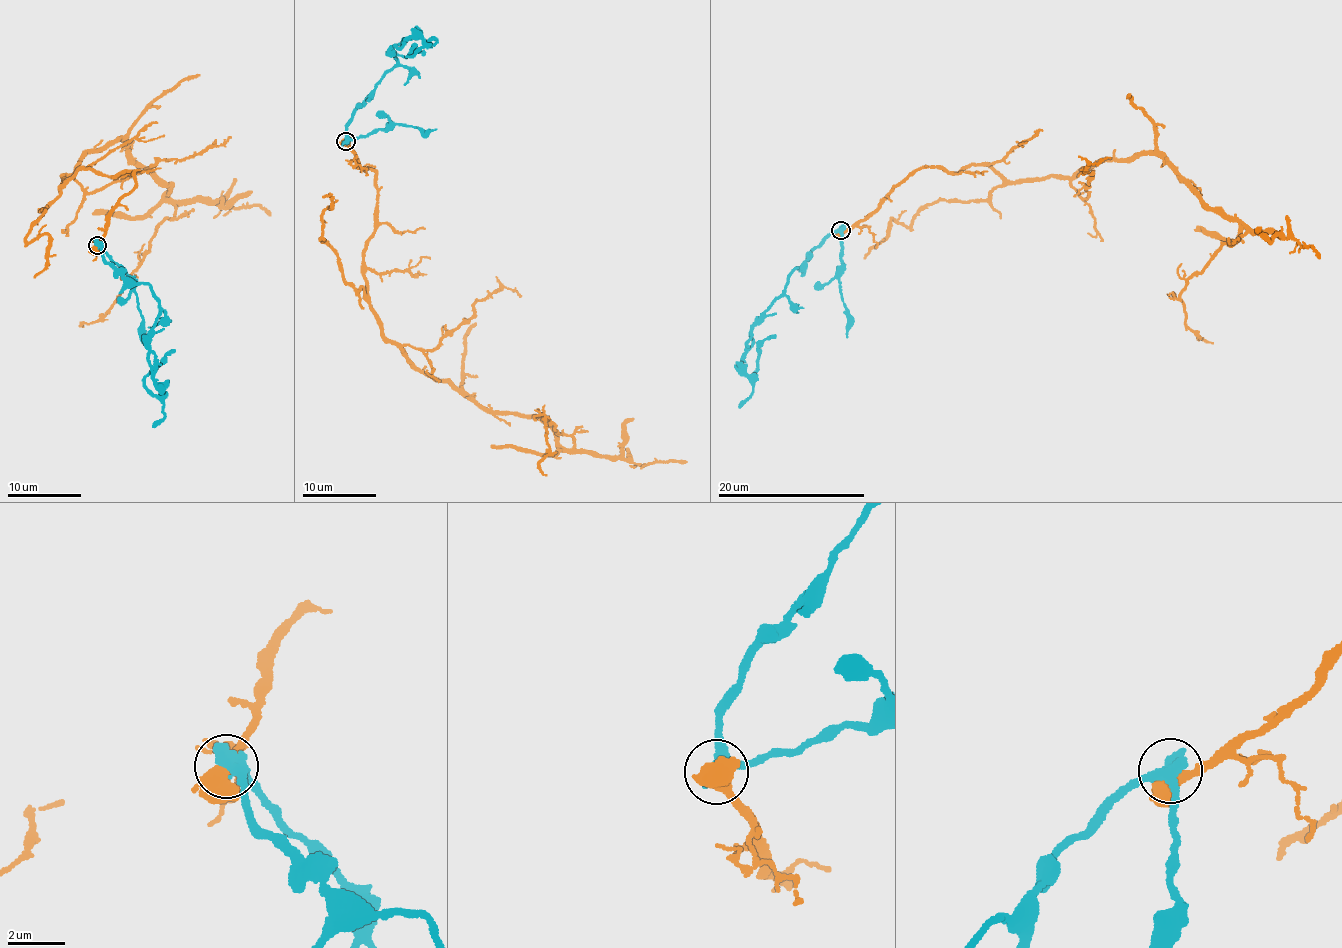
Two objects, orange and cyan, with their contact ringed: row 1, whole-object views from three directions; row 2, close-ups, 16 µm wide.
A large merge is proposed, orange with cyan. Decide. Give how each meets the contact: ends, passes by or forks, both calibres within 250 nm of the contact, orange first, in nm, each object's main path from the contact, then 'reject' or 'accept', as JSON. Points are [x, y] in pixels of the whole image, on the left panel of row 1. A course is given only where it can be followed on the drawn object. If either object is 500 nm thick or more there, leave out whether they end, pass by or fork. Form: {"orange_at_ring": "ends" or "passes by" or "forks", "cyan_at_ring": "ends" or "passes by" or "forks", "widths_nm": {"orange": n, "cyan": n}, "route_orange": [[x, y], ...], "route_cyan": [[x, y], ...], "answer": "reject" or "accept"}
{"widths_nm": {"orange": 500, "cyan": 460}, "route_orange": [[97, 246], [134, 174], [80, 168], [60, 184], [123, 140], [164, 180], [172, 218], [82, 326]], "route_cyan": [[97, 246], [114, 269], [150, 287], [159, 304], [148, 349], [161, 390], [156, 395], [144, 378], [175, 351]], "answer": "reject"}

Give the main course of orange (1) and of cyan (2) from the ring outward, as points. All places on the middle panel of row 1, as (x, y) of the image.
1: (345, 142), (373, 168), (364, 274), (384, 335), (572, 447), (548, 417), (546, 476)
2: (345, 142), (355, 106), (395, 66), (393, 46), (420, 38), (421, 46), (407, 56), (414, 48), (425, 52)

